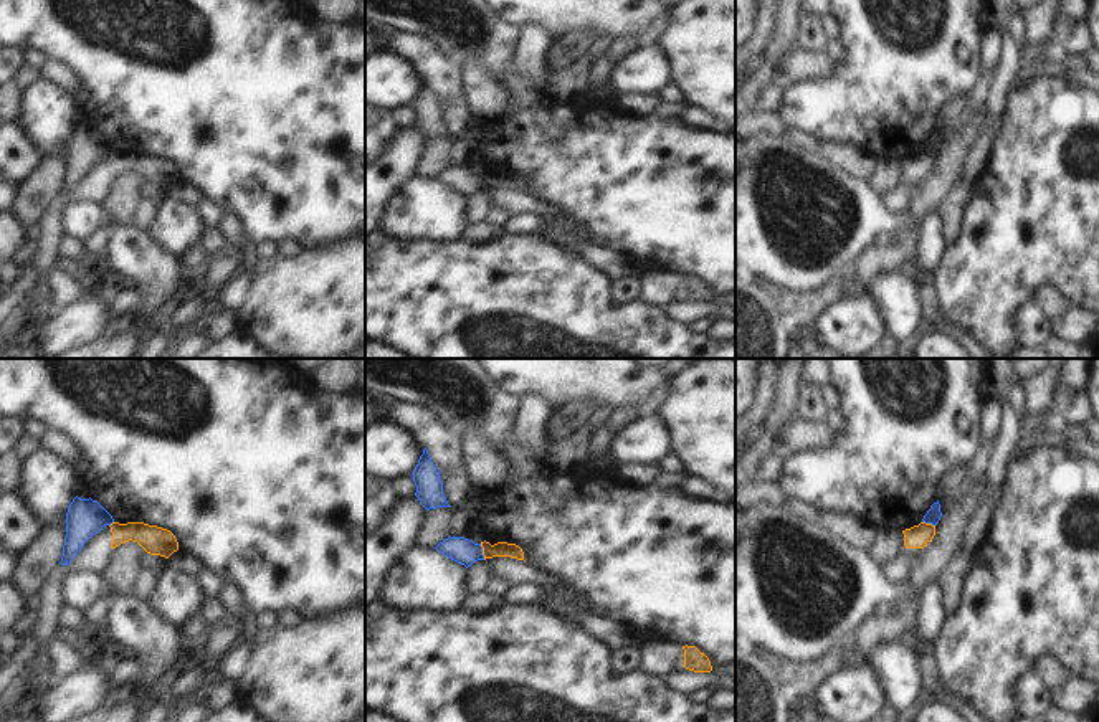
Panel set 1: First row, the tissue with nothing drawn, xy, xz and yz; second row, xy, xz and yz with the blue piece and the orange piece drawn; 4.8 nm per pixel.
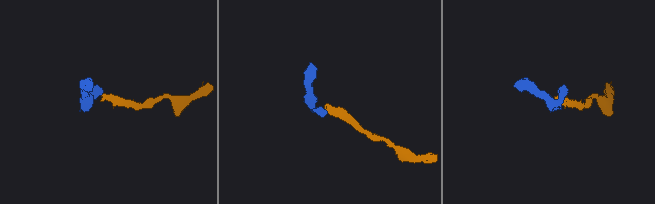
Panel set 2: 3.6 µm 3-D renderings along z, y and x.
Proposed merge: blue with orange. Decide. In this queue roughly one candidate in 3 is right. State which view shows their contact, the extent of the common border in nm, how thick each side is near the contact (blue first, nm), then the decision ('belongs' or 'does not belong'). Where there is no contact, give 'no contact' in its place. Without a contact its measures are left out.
contact in xz; length 80 nm; calibres 130 and 80 nm; does not belong

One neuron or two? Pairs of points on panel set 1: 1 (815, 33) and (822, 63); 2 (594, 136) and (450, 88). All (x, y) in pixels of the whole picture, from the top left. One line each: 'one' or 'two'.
1: two
2: two

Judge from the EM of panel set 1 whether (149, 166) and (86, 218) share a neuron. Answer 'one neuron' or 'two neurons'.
two neurons

